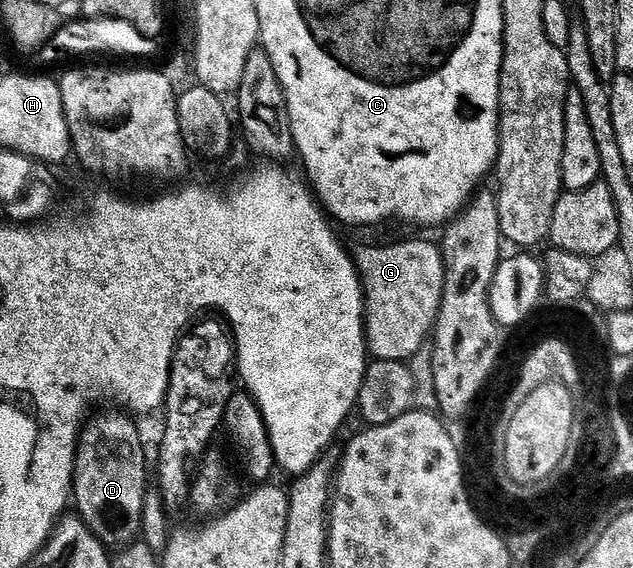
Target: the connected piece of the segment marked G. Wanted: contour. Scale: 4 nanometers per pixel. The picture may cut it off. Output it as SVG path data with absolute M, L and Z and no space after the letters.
M398 239L395 245L370 245L359 253L353 254L354 264L358 267L358 275L362 279L362 292L366 298L366 343L371 354L374 353L386 363L406 363L427 344L430 337L426 325L432 329L434 324L430 317L437 319L434 305L441 307L442 285L445 283L445 261L441 248L433 240L427 245L407 245L404 239Z

